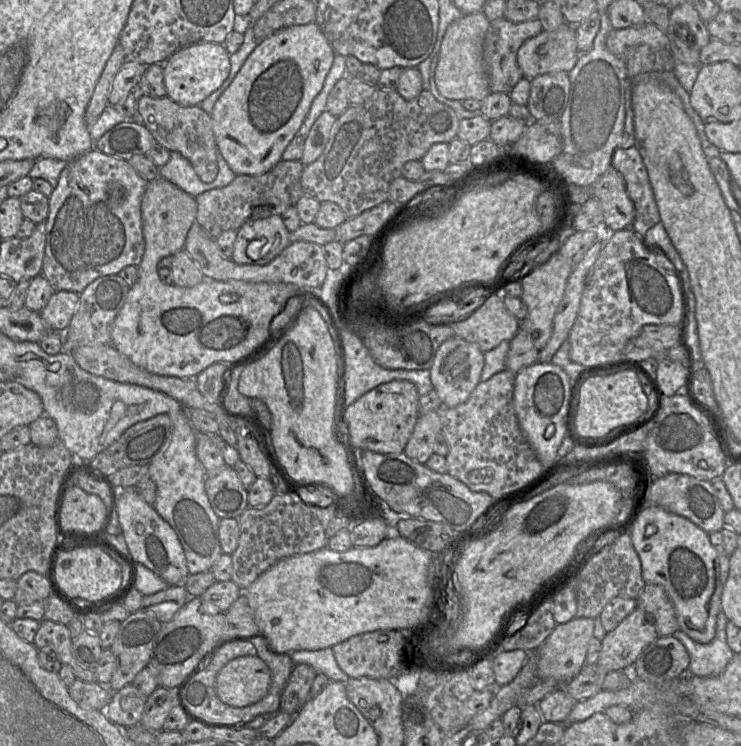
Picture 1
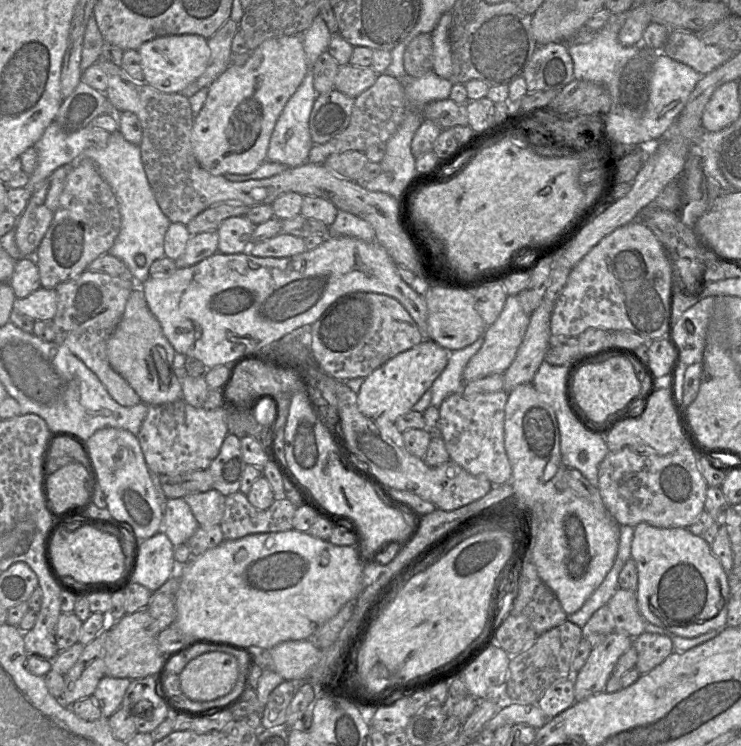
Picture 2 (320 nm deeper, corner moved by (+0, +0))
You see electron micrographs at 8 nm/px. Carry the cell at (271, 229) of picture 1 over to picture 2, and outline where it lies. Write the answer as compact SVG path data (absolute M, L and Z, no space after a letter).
M245 215L230 217L217 228L218 252L223 254L243 253L252 244L252 234L256 225Z

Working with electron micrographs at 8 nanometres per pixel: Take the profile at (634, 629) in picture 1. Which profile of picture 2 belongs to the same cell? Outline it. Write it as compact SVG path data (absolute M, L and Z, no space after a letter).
M613 631L592 647L584 666L573 675L575 702L603 692L618 659L632 646L633 638Z

